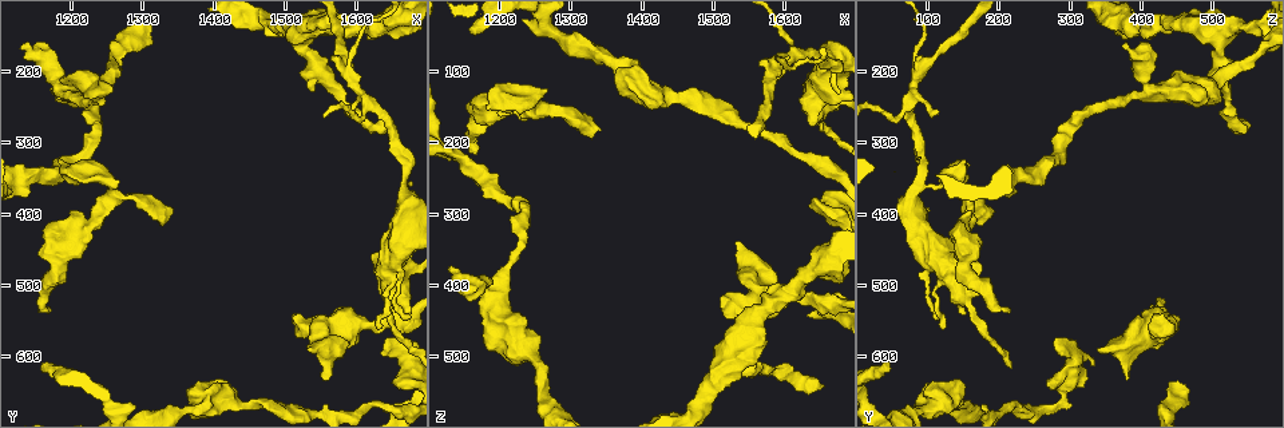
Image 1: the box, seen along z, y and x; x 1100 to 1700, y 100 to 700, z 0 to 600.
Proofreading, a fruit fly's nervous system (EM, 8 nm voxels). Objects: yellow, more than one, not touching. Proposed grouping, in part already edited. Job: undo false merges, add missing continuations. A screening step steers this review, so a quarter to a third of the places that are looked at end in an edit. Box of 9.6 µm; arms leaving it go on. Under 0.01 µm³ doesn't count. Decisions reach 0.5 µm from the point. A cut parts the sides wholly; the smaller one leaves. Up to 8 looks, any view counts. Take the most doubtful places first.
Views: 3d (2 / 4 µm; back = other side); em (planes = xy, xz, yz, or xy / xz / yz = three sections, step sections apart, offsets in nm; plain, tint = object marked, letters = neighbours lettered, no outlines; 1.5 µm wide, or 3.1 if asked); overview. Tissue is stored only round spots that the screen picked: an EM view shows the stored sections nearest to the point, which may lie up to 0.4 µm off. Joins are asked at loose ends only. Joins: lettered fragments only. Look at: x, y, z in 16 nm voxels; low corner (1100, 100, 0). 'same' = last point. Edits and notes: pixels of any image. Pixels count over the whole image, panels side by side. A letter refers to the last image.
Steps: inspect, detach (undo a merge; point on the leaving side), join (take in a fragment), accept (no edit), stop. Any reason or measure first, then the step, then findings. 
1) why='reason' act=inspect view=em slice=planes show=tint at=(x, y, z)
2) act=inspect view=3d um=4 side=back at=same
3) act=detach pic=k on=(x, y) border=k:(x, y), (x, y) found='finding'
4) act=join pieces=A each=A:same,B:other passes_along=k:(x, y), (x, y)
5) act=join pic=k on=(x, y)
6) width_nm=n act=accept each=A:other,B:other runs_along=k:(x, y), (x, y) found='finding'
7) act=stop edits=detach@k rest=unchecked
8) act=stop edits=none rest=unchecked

act=inspect view=3d um=2 at=(1165, 535, 220)

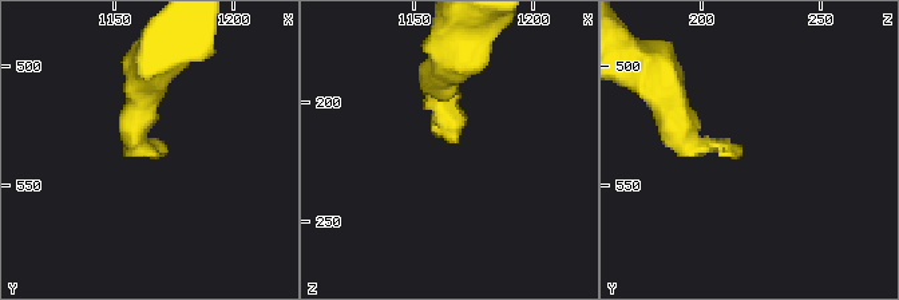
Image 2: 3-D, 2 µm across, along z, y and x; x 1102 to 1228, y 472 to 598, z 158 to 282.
why='now the EM' act=inspect view=em slice=planes show=letters at=(1166, 536, 216)

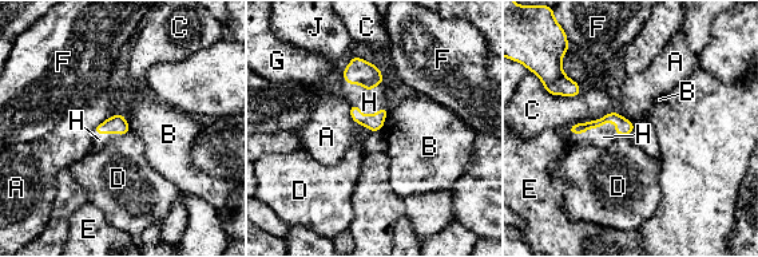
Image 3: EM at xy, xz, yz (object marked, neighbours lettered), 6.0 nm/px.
act=join pieces=H each=A:other,B:other,C:other,D:other,E:other,F:other,G:other,H:same,J:other passes_along=3:(624, 127), (600, 126), (603, 137) found='it goes on there'

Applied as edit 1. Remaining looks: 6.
act=inspect view=overview

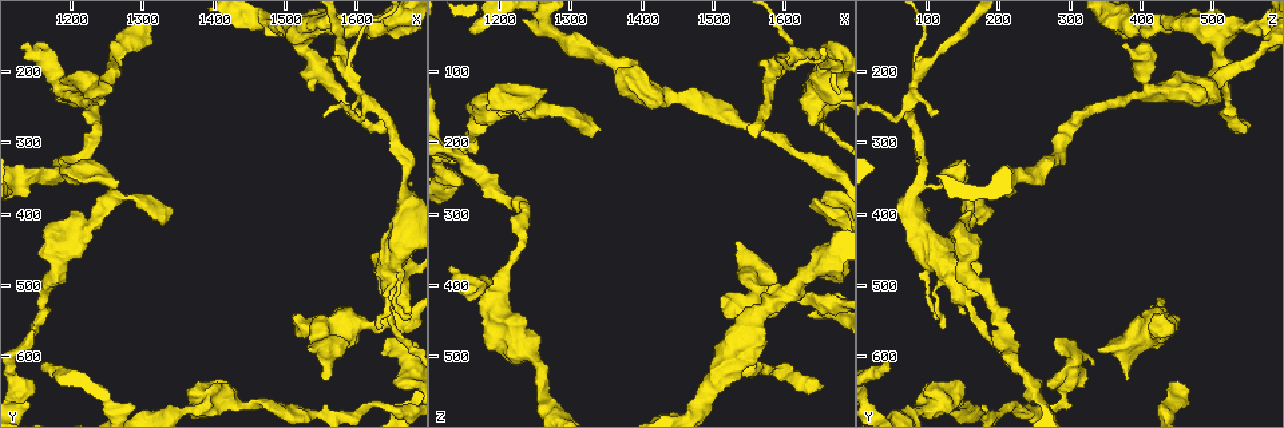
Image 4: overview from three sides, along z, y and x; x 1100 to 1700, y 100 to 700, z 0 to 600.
why='free end' act=inspect view=3d um=4 at=(1530, 590, 335)

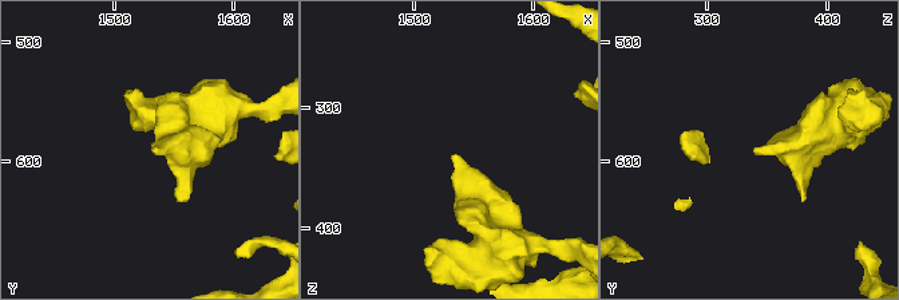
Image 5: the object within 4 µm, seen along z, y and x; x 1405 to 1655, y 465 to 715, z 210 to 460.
act=inspect view=em slice=planes show=tint at=(1534, 592, 336)

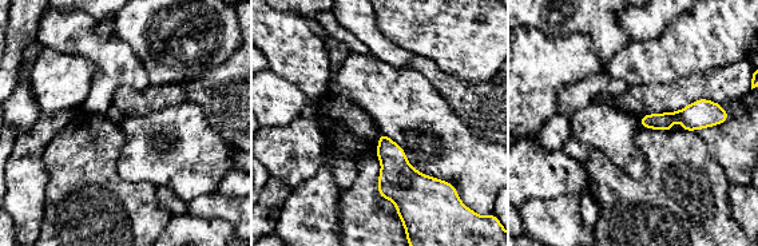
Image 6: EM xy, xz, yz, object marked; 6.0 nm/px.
act=inspect view=em slice=planes show=letters at=same

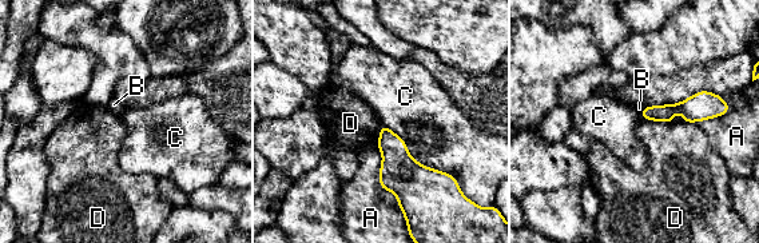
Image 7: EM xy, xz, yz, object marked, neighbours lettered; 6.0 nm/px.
act=accept each=A:other,B:other,C:other,D:other found='no lettered fragment goes on from it'

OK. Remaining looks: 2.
why='stops while still wide' act=inspect view=em slice=xy step=8 show=letters at=(1505, 545, 430)

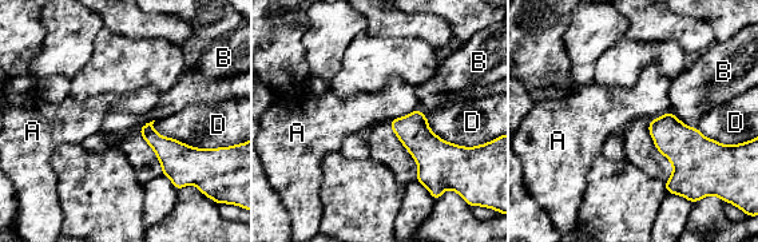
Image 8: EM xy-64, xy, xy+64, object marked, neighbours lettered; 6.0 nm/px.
act=accept each=A:other,B:other,D:other found='no lettered fragment goes on from it'

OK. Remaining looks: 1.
act=stop edits=join@3 rest=unchecked

